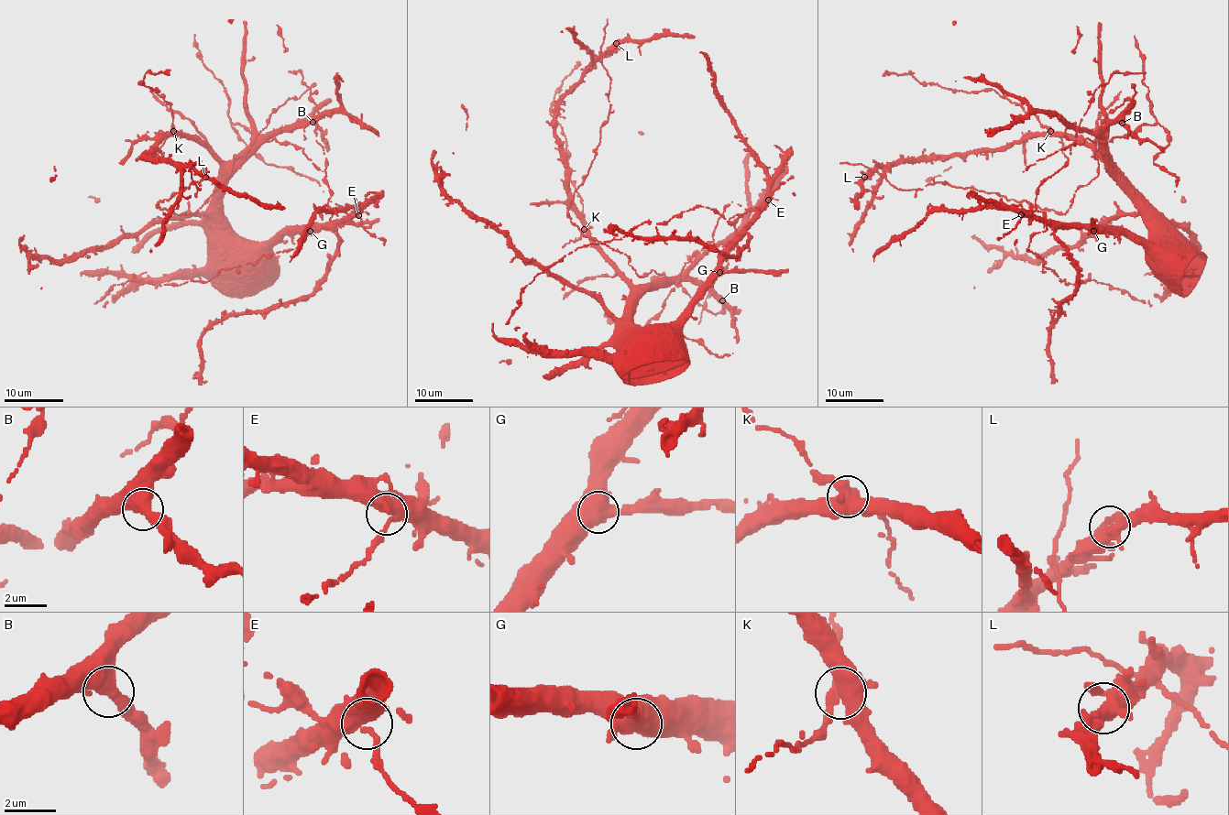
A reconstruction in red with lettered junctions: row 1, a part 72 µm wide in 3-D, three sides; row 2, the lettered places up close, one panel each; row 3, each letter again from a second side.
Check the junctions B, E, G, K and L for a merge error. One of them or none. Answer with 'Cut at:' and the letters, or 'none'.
Cut at: none

